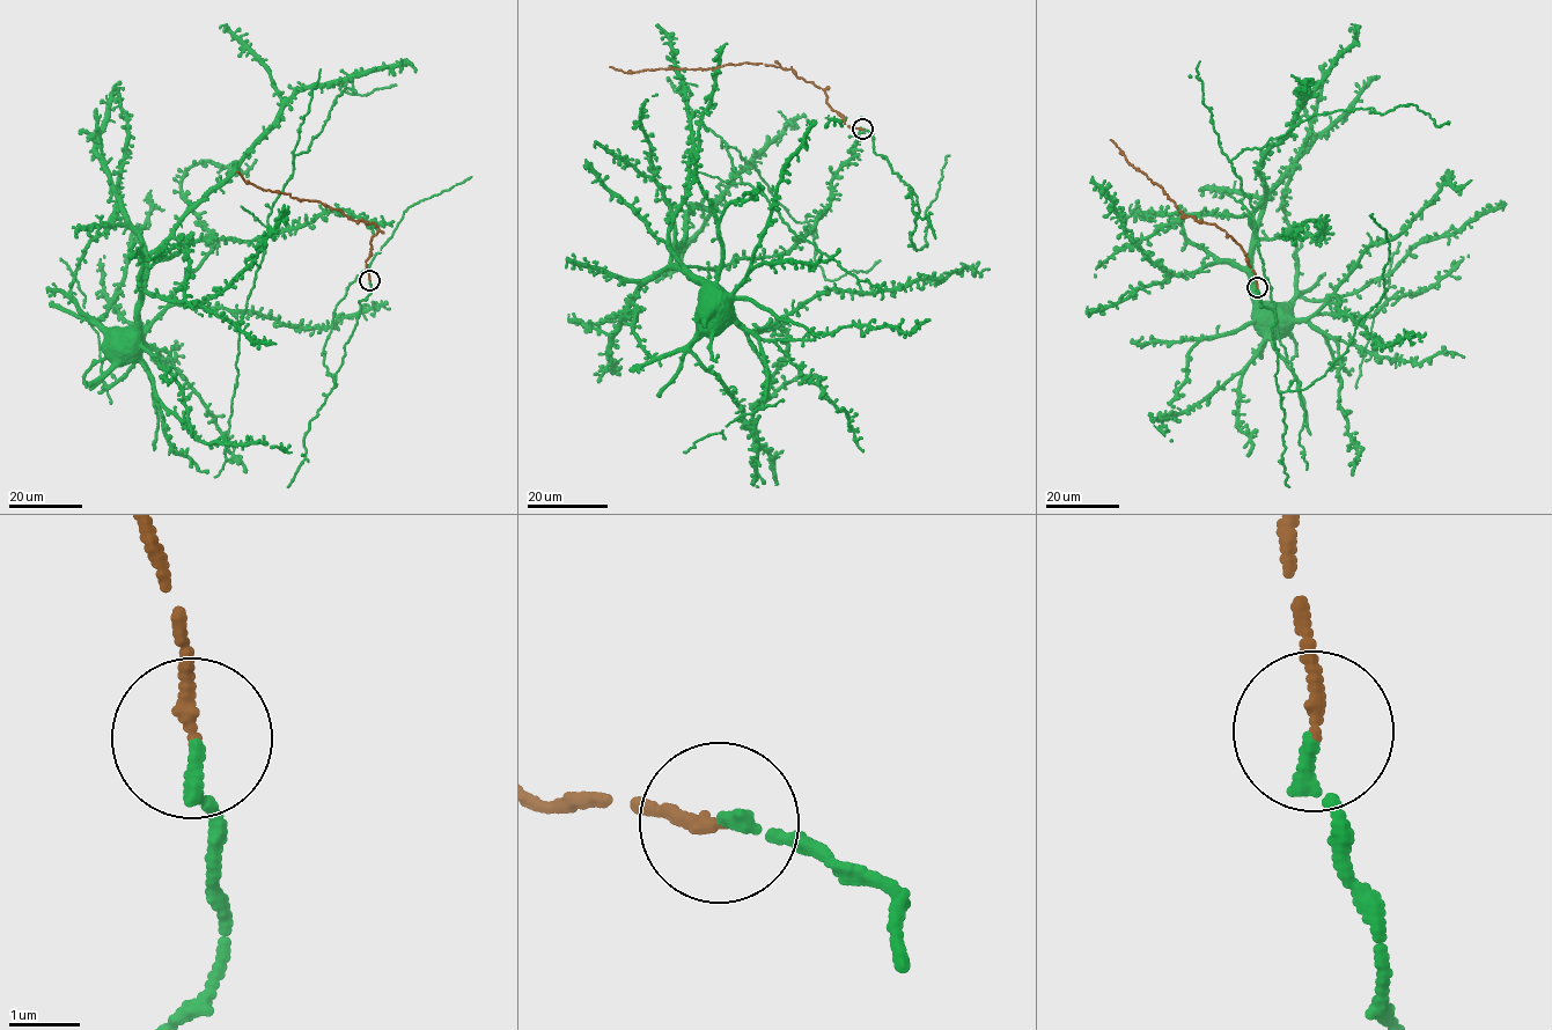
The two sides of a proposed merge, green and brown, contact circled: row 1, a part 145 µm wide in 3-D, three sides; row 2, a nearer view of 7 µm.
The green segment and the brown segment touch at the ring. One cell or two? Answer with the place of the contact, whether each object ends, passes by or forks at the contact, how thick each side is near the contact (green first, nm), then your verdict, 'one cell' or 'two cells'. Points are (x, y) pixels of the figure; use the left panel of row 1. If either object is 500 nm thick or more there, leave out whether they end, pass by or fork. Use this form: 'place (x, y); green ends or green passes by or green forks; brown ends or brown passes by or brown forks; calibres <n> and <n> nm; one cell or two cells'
place (369, 280); green ends; brown ends; calibres 200 and 180 nm; one cell

